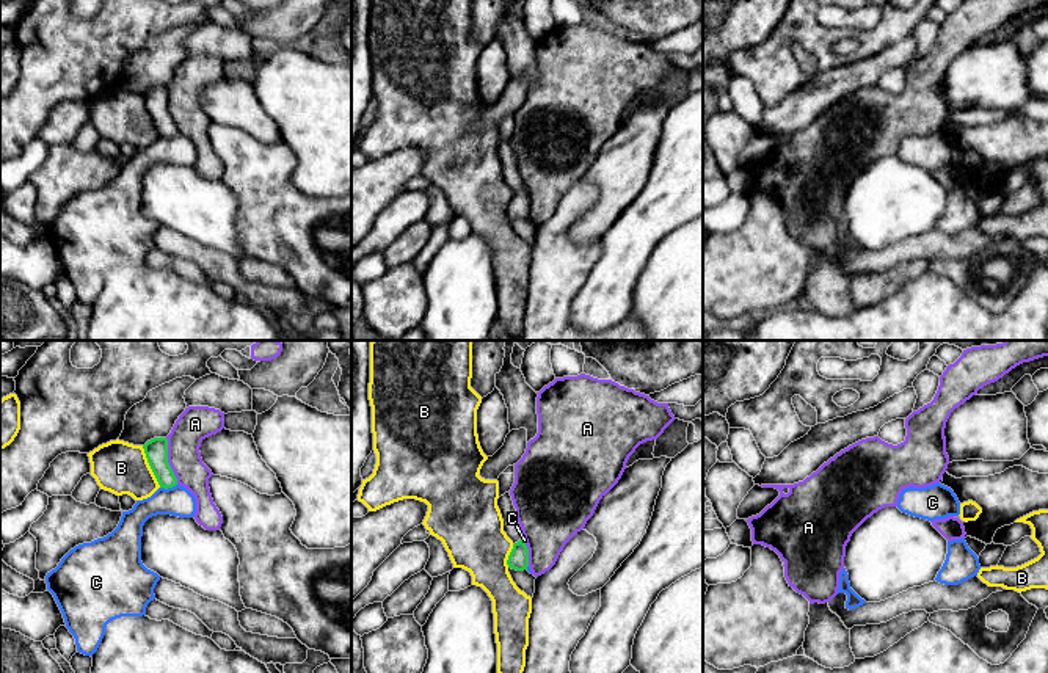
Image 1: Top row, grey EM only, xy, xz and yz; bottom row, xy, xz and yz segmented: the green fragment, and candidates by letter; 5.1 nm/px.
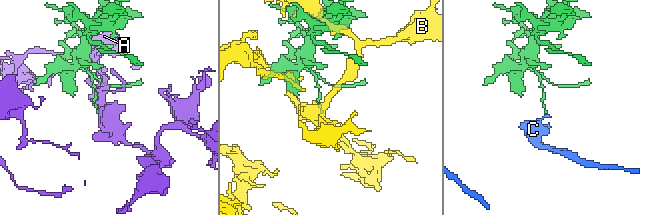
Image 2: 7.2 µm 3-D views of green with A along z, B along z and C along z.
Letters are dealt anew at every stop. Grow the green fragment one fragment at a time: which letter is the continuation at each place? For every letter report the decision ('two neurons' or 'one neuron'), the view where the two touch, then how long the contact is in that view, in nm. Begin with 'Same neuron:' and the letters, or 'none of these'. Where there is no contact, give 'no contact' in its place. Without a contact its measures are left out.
Same neuron: none of these
A: two neurons; contact in xy; length 240 nm
B: two neurons; contact in xy; length 240 nm
C: two neurons; contact in xy; length 90 nm

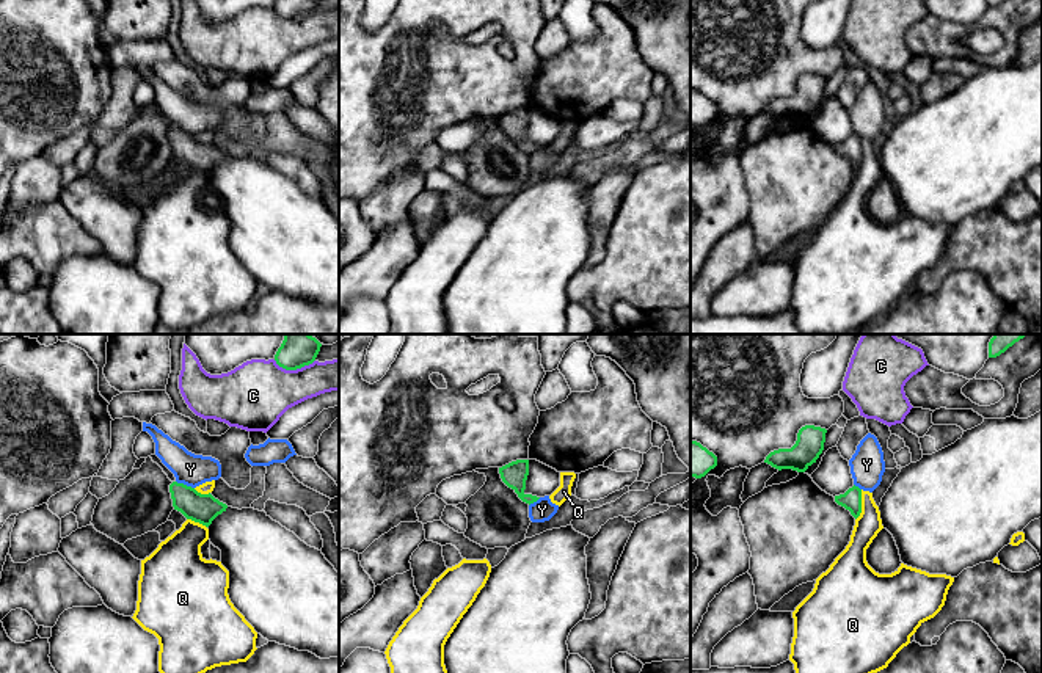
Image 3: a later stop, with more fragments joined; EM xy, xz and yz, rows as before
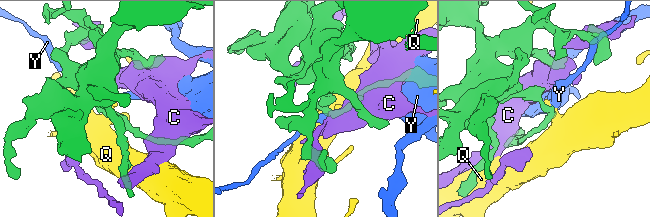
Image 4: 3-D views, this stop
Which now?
Same neuron: none of these
C: two neurons; contact in xy; length 220 nm
Q: two neurons; contact in yz; length 160 nm
Y: two neurons; contact in xy; length 100 nm

